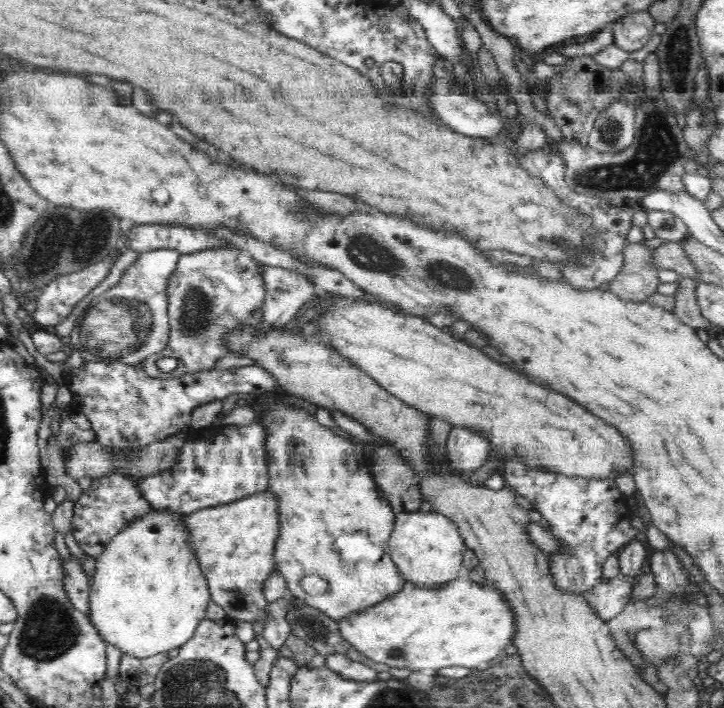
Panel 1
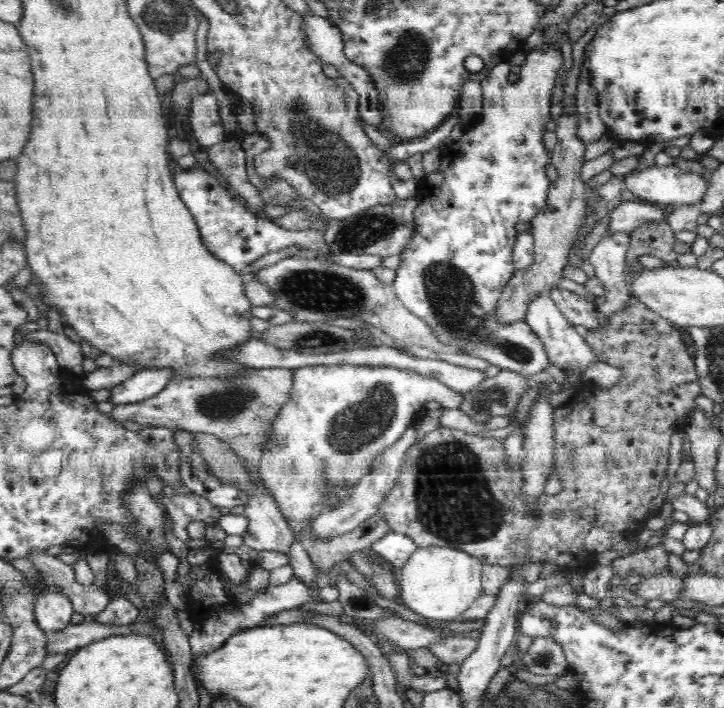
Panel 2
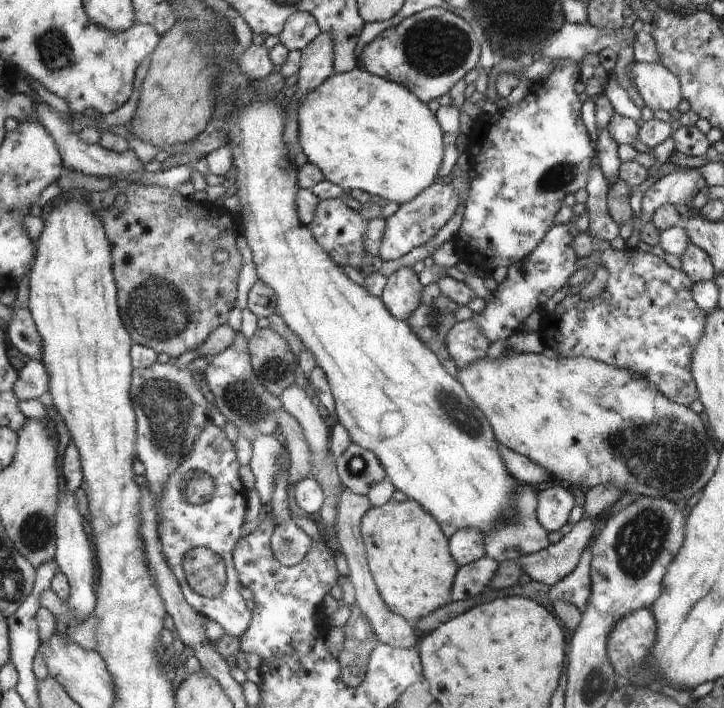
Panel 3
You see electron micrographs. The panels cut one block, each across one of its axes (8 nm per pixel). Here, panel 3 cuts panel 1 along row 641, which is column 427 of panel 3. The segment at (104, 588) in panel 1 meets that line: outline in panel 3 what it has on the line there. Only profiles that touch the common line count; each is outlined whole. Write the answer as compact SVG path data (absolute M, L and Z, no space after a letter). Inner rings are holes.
M357 66L353 70L343 73L334 72L330 78L326 78L316 90L306 94L300 100L298 106L298 134L300 134L300 151L306 154L308 163L315 164L318 170L322 171L326 181L339 186L341 189L351 190L358 189L362 192L368 192L373 199L382 203L396 202L404 204L416 198L422 190L426 190L436 178L442 167L442 158L445 156L445 134L442 134L440 124L435 114L432 114L427 104L422 104L414 91L408 90L406 86L390 81L389 79L380 78L378 75L370 74L365 68L359 69Z

